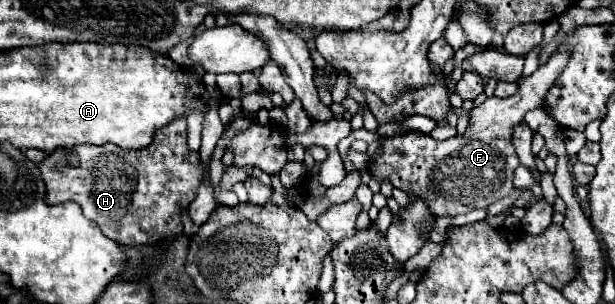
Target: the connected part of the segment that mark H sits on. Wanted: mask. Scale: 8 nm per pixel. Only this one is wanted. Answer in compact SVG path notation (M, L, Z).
M184 116L174 118L168 126L156 130L154 142L148 148L124 150L116 144L72 146L66 152L66 162L78 164L78 168L74 168L70 176L62 172L62 184L50 184L50 192L54 192L54 196L66 196L66 200L80 204L84 216L94 220L106 238L124 246L148 244L166 236L182 234L180 214L178 214L178 224L176 224L176 208L180 212L180 208L188 206L196 198L198 186L202 182L202 168L200 168L198 152L192 152L186 144L186 118Z

